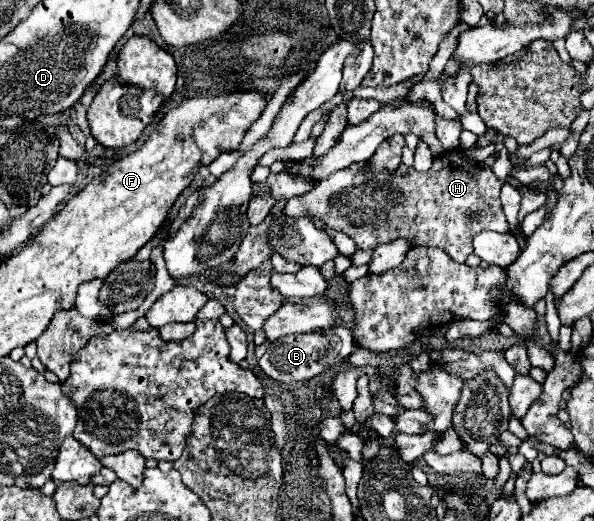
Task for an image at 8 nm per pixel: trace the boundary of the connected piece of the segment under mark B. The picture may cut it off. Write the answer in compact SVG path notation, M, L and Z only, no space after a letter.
M335 326L335 328L311 332L311 334L299 334L299 336L291 334L291 336L275 340L275 344L271 344L267 352L261 356L259 366L273 380L299 382L305 378L313 378L331 366L341 364L351 354L351 350L353 350L351 330L343 326Z

